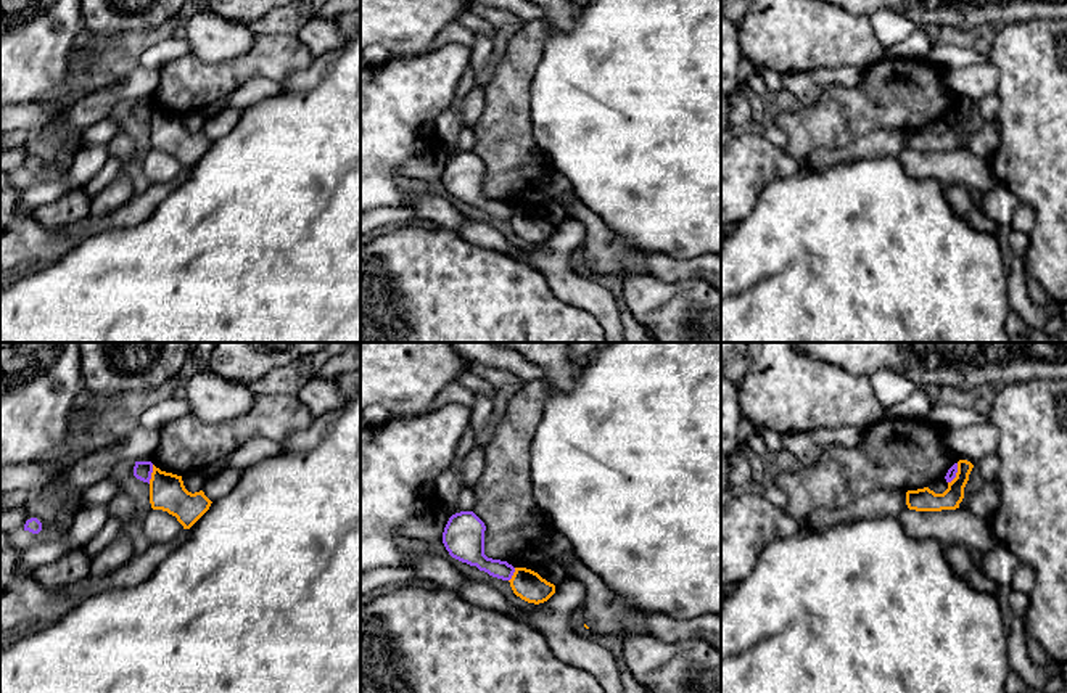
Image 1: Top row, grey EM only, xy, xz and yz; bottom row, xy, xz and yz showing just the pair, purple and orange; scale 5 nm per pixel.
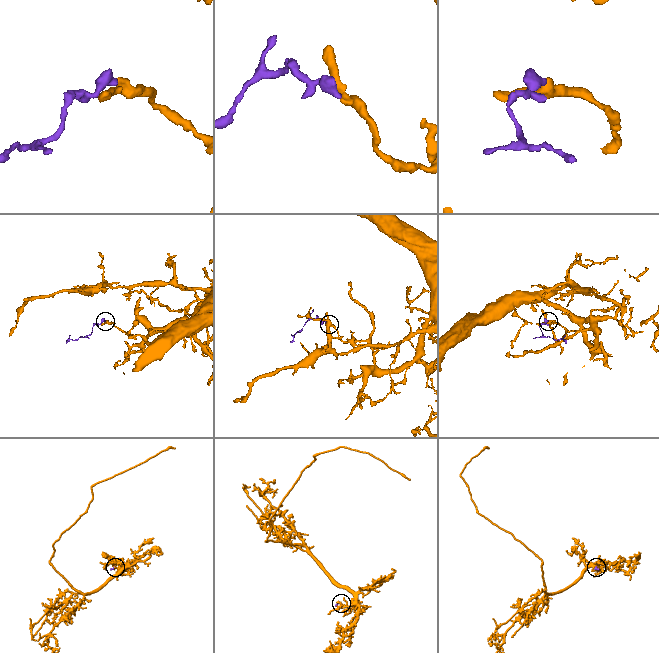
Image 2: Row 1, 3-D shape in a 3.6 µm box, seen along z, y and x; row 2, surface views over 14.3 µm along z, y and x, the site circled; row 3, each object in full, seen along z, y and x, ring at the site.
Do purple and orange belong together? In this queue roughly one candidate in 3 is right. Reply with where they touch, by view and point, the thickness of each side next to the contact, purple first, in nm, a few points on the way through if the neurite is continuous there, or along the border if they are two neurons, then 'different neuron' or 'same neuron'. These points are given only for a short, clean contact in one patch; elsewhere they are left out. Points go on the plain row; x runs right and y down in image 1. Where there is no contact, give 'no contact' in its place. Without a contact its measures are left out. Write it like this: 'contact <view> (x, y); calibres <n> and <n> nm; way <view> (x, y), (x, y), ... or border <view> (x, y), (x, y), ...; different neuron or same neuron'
contact xy (150, 114); calibres 90 and 180 nm; border xy (153, 105), (148, 123); different neuron

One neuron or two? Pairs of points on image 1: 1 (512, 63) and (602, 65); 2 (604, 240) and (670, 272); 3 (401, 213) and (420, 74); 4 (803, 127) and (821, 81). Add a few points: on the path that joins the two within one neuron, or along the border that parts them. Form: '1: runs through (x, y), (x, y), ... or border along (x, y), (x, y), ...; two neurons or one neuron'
1: border along (547, 26), (549, 37), (531, 81), (530, 100); two neurons
2: runs through (620, 251), (636, 253), (654, 262); one neuron
3: border along (404, 203), (377, 209); two neurons
4: border along (848, 87), (828, 84), (810, 105), (802, 106); two neurons

